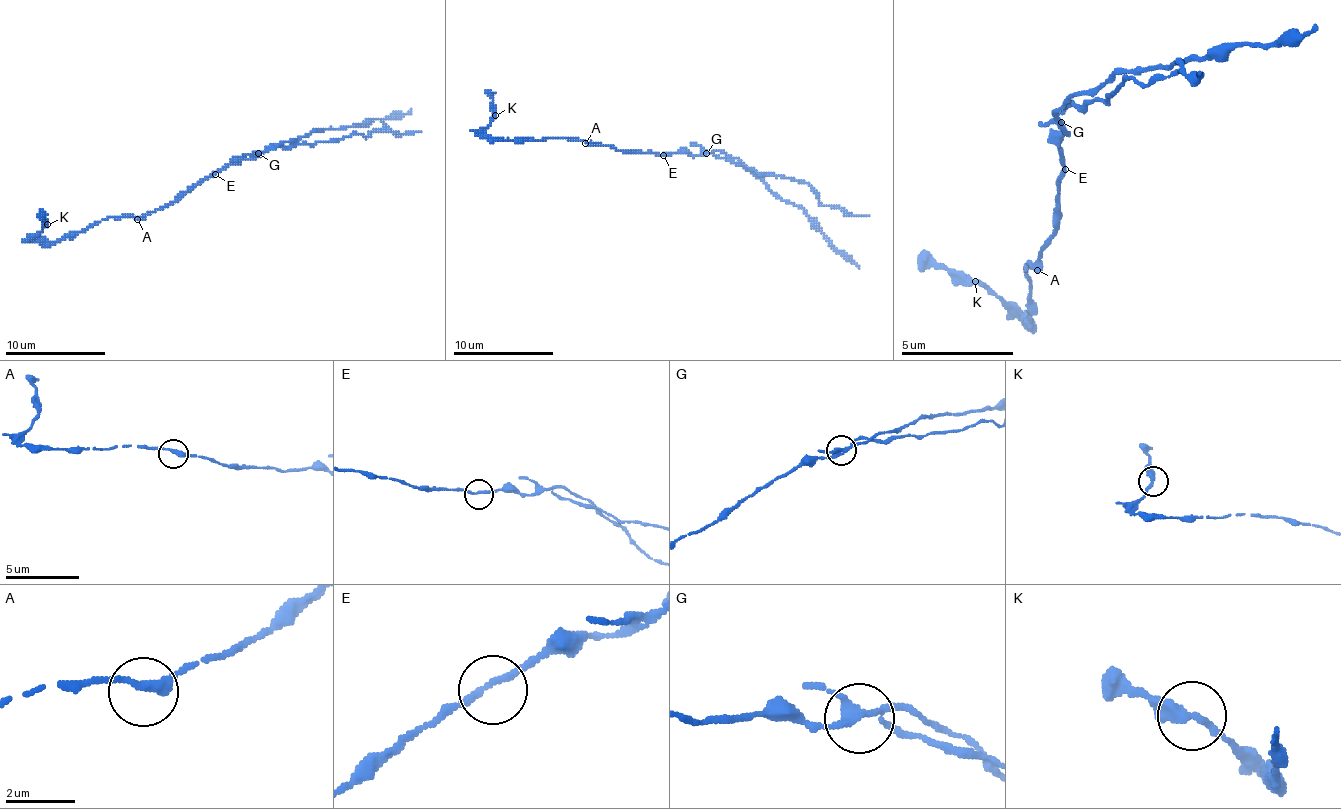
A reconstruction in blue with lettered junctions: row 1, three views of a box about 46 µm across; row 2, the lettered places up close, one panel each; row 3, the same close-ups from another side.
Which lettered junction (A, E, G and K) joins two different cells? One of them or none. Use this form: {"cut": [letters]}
{"cut": ["G"]}

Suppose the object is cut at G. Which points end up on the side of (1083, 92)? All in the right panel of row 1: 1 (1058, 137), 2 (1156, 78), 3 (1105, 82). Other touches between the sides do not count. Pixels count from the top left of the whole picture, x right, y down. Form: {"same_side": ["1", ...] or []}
{"same_side": ["1", "3"]}

